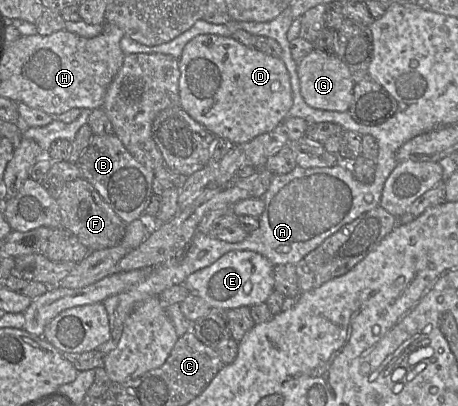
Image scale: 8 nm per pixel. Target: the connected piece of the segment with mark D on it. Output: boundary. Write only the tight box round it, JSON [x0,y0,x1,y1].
[178,34,293,145]

